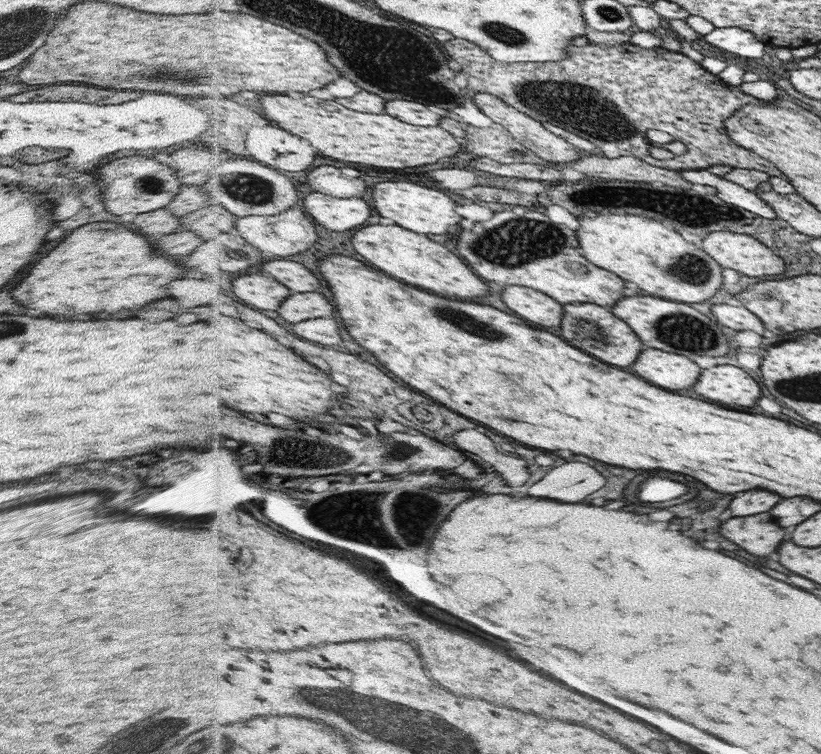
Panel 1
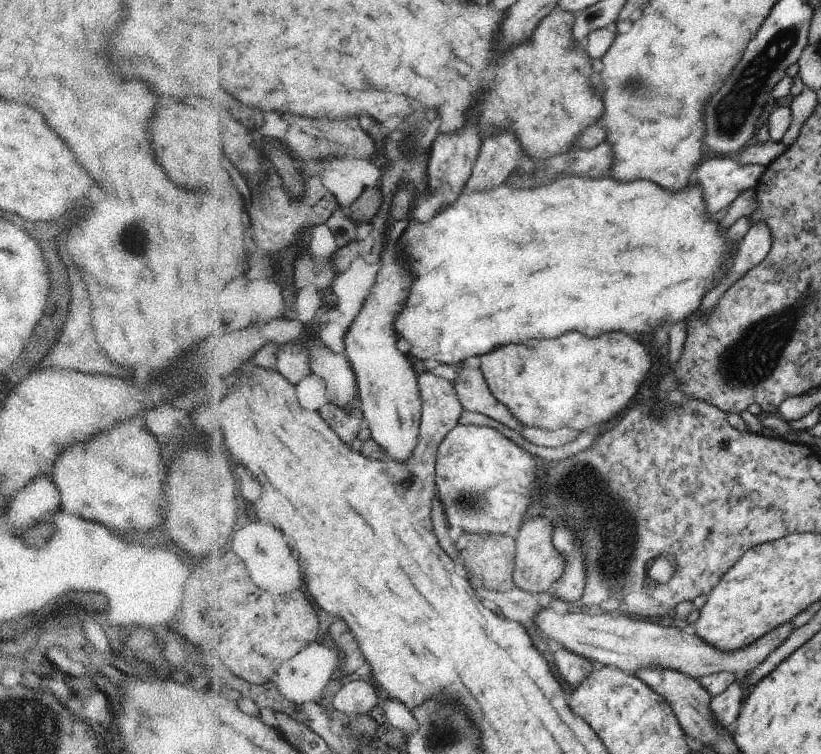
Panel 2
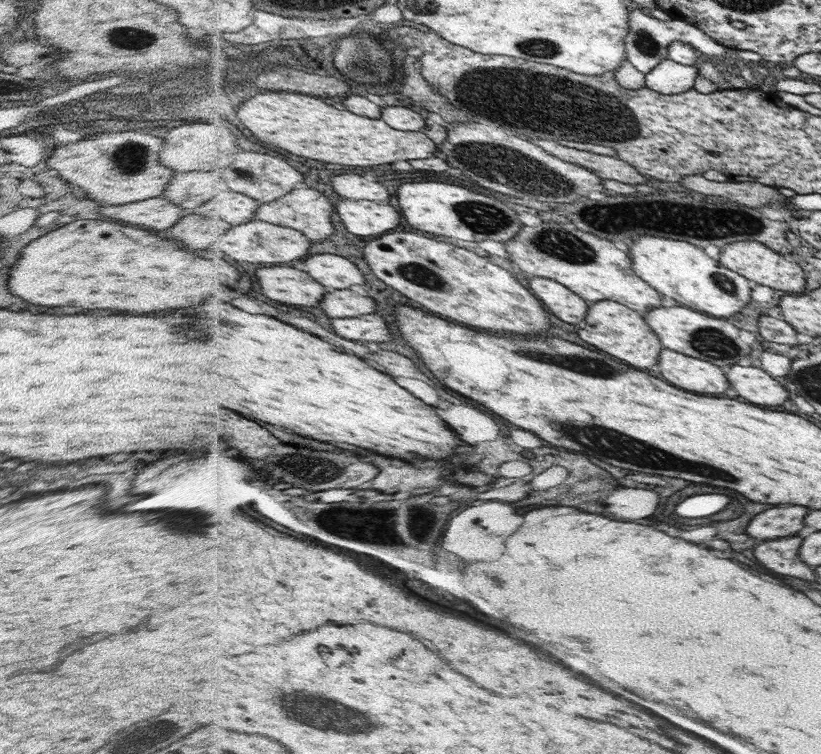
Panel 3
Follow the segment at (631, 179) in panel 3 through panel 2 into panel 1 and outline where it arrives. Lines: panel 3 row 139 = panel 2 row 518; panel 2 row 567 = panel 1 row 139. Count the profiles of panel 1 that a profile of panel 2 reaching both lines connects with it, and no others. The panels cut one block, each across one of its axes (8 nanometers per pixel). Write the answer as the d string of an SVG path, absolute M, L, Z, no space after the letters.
M478 92L474 94L474 100L488 118L491 118L494 123L504 126L514 139L522 144L522 146L534 151L544 162L576 162L576 160L580 160L582 156L586 155L585 151L581 151L579 148L571 145L568 141L564 140L564 138L551 134L539 120L526 116L526 114L520 112L520 110L516 110L513 106L502 102L500 98L492 96L492 94Z

